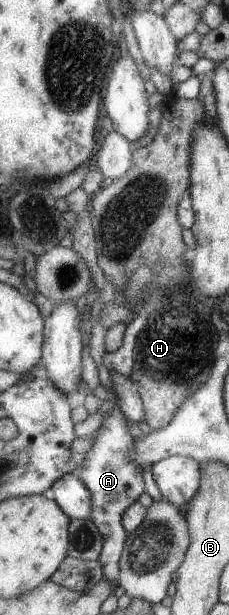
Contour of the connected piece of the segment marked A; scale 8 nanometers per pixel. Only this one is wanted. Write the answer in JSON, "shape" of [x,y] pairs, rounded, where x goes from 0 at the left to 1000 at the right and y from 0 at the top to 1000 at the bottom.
{"shape":[[[498,665],[476,678],[450,680],[406,722],[367,737],[354,754],[328,766],[393,802],[393,846],[432,862],[445,880],[424,911],[441,917],[441,941],[467,943],[485,951],[485,967],[515,966],[520,961],[507,943],[520,932],[515,912],[559,872],[524,849],[528,834],[633,798],[616,771],[624,763],[585,753],[576,743],[581,707],[555,702],[555,688],[528,676],[528,668]]]}

